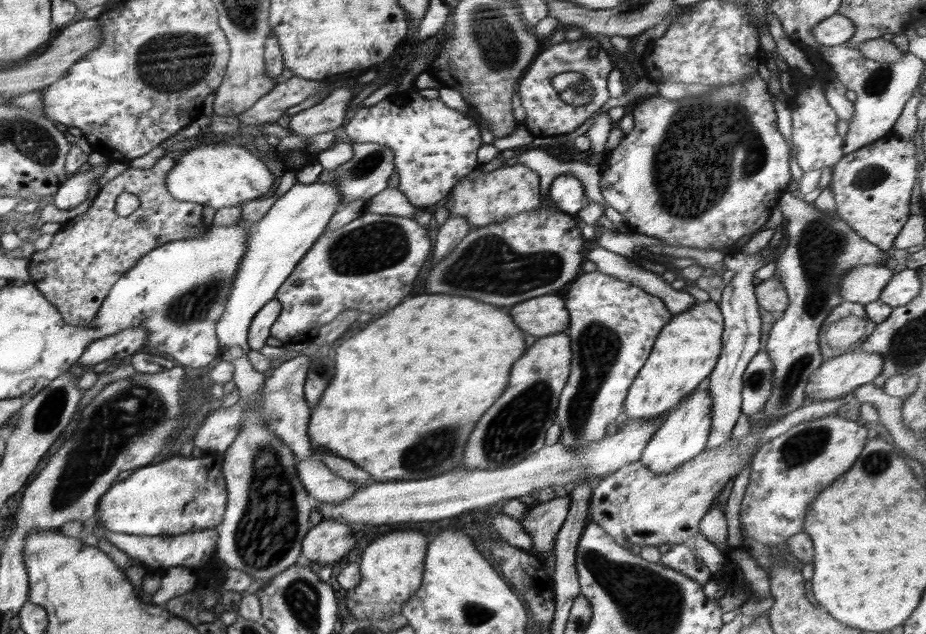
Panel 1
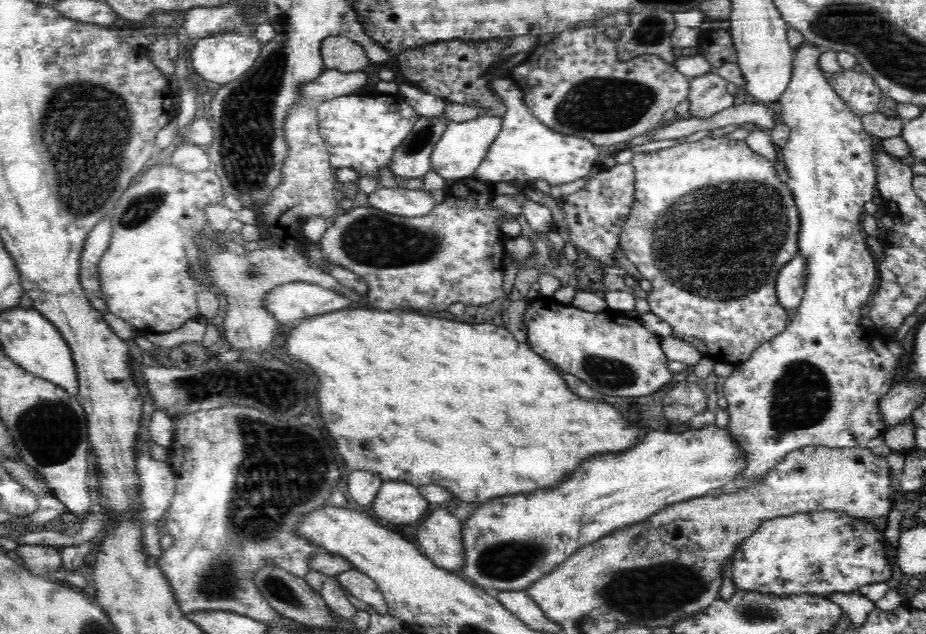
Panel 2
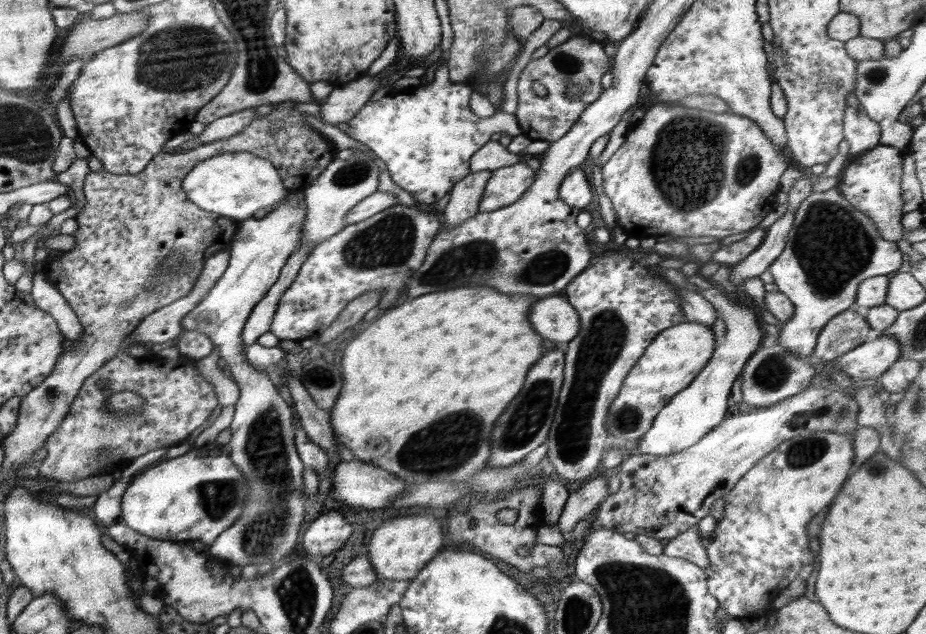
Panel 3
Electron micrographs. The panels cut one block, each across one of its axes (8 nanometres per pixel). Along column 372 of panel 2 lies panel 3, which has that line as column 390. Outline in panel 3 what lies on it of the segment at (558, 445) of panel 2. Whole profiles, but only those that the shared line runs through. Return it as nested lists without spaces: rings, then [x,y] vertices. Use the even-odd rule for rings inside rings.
[[[476,286],[476,288],[454,288],[454,290],[424,294],[414,300],[404,302],[402,306],[388,310],[384,316],[380,316],[376,322],[372,322],[362,334],[358,334],[344,350],[344,356],[342,356],[344,388],[342,388],[342,394],[336,400],[336,404],[329,410],[329,423],[333,434],[336,434],[340,444],[344,444],[353,451],[356,460],[390,470],[394,476],[406,480],[408,485],[420,485],[424,482],[452,482],[452,484],[456,484],[456,482],[468,481],[468,478],[473,474],[488,466],[491,451],[490,435],[494,421],[512,402],[512,398],[518,394],[518,390],[522,388],[530,366],[534,362],[538,362],[538,358],[542,358],[542,354],[544,354],[544,350],[542,350],[544,338],[538,336],[530,328],[530,322],[528,322],[528,312],[534,302],[536,302],[534,296],[504,296],[504,294],[498,294],[496,290]],[[378,436],[380,436],[380,442],[390,442],[390,448],[386,454],[375,457],[368,451],[368,442]]]

